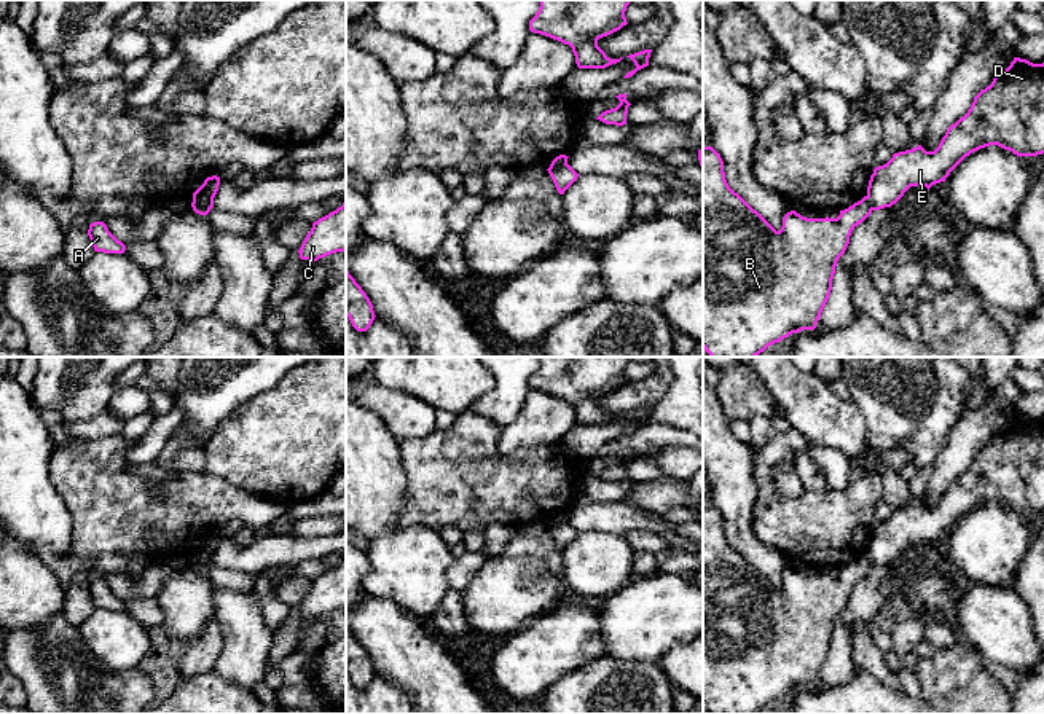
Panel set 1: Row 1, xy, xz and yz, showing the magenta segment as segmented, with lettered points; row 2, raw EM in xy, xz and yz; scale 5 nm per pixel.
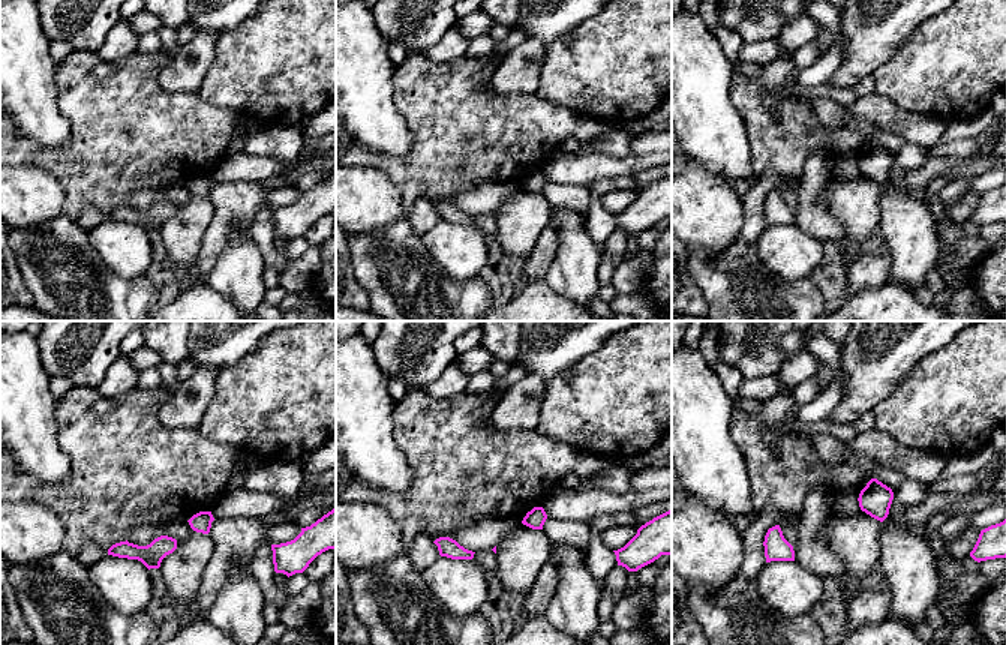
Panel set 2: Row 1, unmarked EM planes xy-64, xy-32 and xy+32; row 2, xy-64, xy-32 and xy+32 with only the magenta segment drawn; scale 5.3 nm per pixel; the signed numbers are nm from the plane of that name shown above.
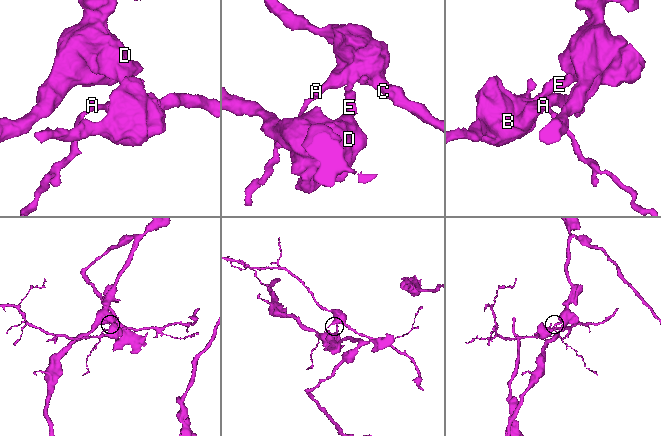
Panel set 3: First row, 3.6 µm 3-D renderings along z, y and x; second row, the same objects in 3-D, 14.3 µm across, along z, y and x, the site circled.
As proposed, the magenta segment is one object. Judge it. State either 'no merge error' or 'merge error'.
merge error

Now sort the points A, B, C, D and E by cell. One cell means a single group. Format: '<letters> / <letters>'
A B C / D E

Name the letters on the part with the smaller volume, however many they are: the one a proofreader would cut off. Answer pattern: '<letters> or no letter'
A, B, C

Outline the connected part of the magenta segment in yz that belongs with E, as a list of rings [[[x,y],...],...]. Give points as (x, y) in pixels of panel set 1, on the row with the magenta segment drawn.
[[[1014,57],[1011,65],[974,97],[967,113],[947,129],[934,151],[926,151],[918,145],[894,153],[886,164],[875,167],[867,186],[872,209],[891,207],[910,186],[921,185],[929,190],[932,185],[945,182],[966,156],[990,145],[998,145],[1020,158],[1044,153],[1044,62],[1033,64]]]

